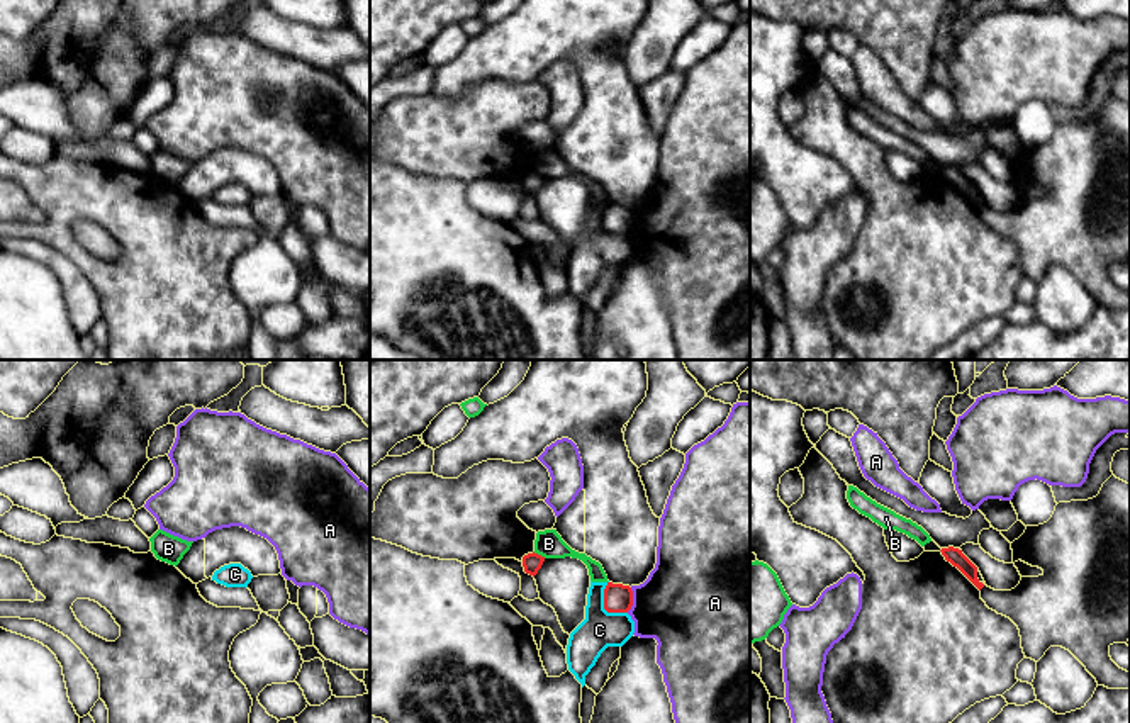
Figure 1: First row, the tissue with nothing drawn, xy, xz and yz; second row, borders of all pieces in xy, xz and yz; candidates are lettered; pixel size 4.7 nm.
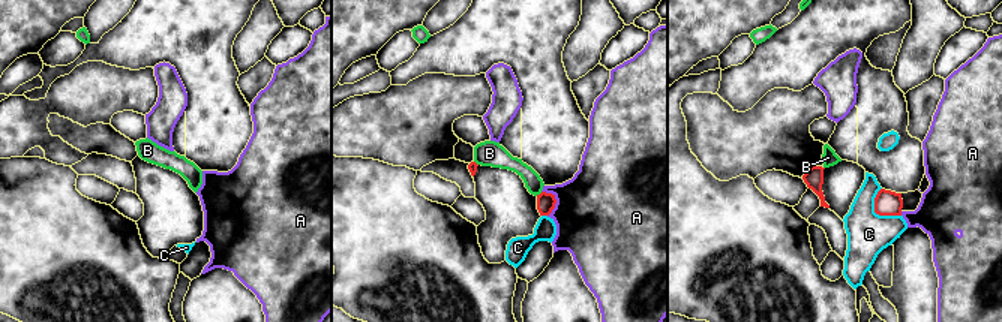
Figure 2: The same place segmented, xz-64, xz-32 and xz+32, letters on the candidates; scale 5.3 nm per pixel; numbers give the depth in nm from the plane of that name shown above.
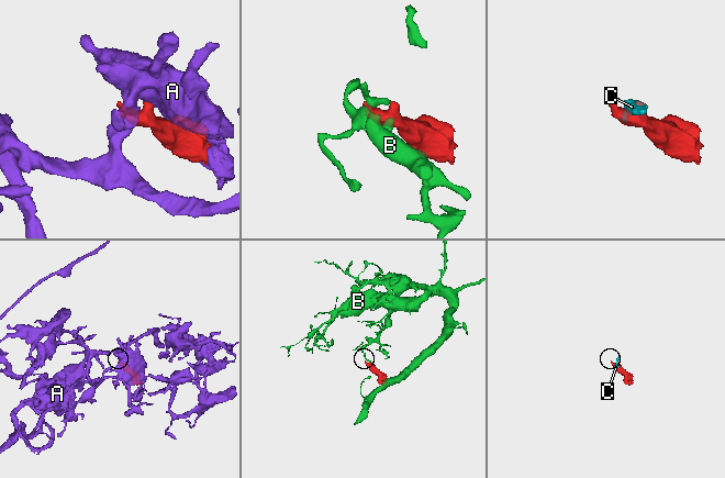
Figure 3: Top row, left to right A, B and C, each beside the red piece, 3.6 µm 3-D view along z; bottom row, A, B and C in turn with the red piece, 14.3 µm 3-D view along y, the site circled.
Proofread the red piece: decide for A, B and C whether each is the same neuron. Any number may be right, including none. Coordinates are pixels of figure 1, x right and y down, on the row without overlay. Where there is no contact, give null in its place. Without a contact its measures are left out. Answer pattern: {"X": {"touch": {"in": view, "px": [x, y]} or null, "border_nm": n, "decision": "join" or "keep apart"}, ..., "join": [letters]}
{"A": {"touch": {"in": "xz", "px": [632, 219]}, "border_nm": 120, "decision": "keep apart"}, "B": {"touch": {"in": "xz", "px": [540, 175]}, "border_nm": 70, "decision": "keep apart"}, "C": {"touch": {"in": "xz", "px": [604, 226]}, "border_nm": 180, "decision": "keep apart"}, "join": []}

